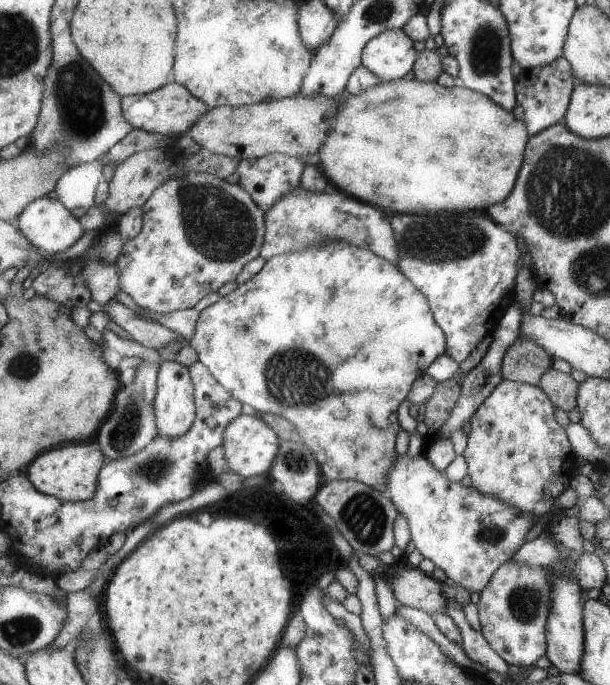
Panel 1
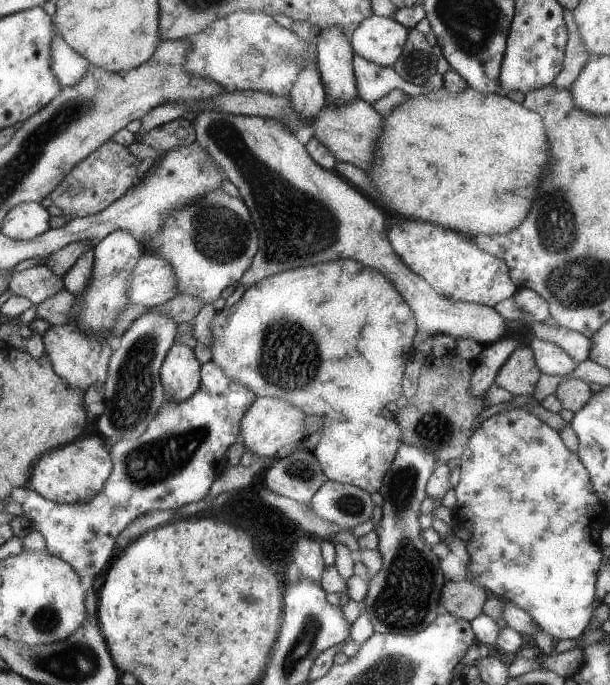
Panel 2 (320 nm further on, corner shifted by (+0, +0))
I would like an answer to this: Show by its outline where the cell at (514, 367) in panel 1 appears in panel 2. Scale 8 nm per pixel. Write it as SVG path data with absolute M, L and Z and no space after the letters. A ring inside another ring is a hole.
M519 346L502 366L495 384L506 389L513 397L519 394L527 396L535 390L540 373L533 351L527 346Z

